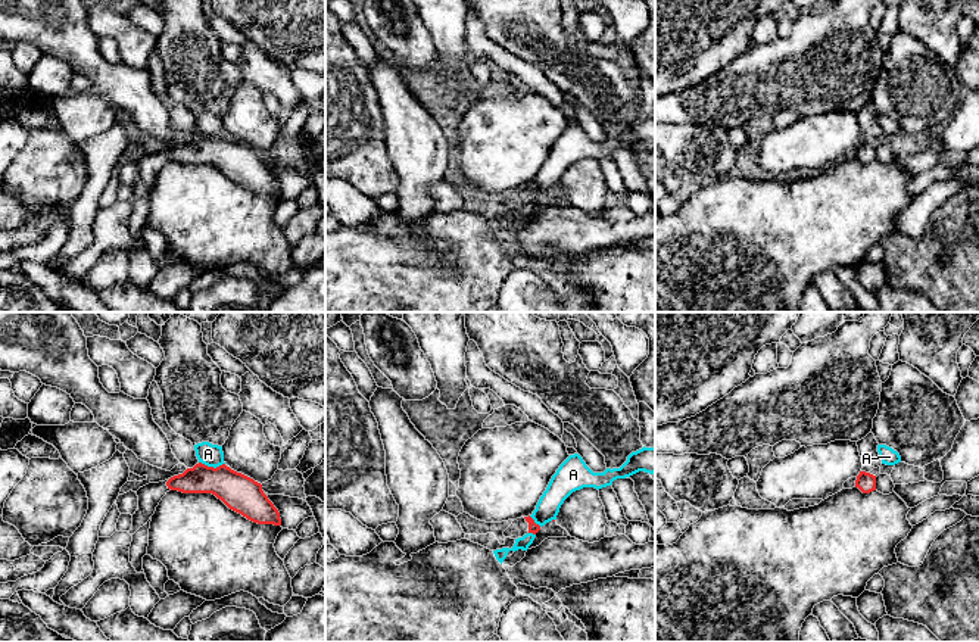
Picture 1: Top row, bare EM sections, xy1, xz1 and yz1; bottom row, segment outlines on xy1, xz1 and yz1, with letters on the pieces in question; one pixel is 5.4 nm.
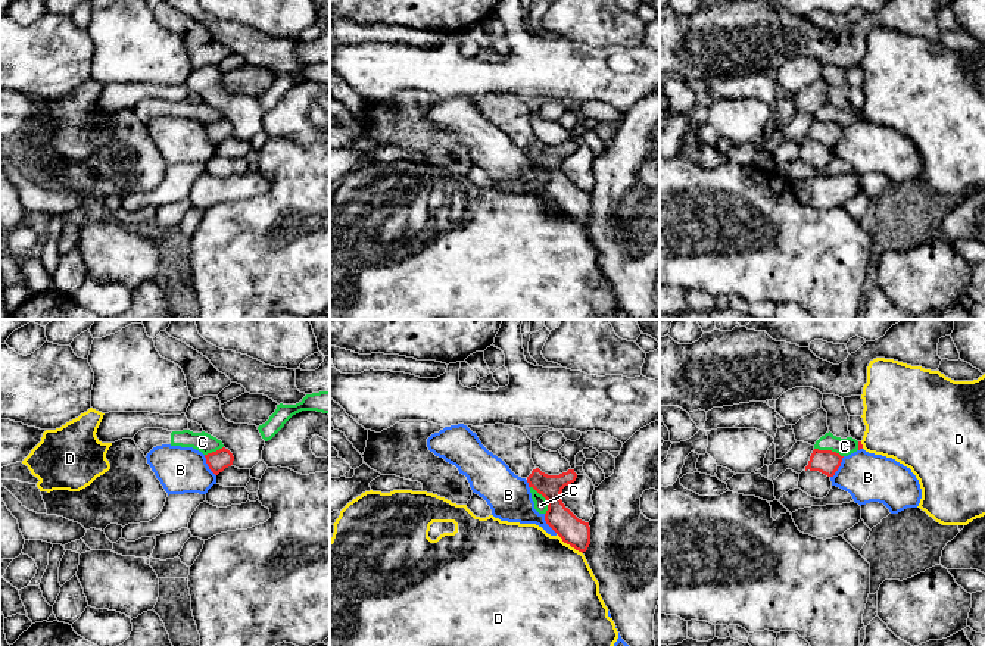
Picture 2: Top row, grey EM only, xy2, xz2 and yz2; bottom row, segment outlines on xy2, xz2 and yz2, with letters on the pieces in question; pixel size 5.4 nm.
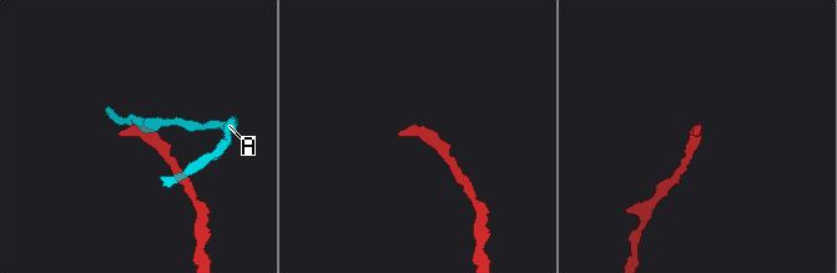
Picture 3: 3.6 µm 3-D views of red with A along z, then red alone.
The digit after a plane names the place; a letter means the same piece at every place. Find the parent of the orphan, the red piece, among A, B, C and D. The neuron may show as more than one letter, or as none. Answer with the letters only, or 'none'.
none

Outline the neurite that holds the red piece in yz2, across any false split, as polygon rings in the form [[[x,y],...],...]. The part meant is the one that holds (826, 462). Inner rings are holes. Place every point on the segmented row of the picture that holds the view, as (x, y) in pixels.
[[[814,449],[805,471],[819,471],[827,477],[833,477],[838,468],[841,466],[842,458],[839,453],[832,450],[819,450]]]

